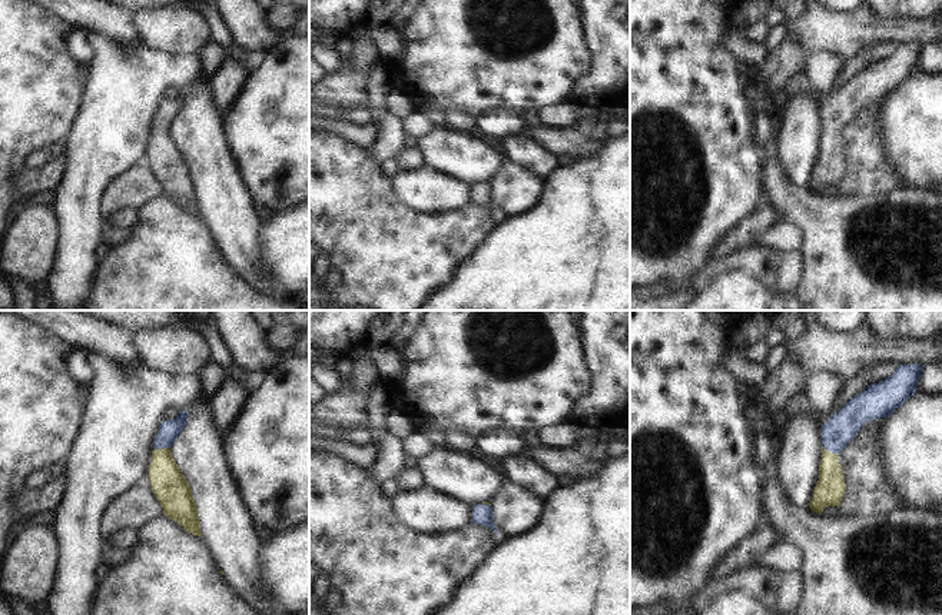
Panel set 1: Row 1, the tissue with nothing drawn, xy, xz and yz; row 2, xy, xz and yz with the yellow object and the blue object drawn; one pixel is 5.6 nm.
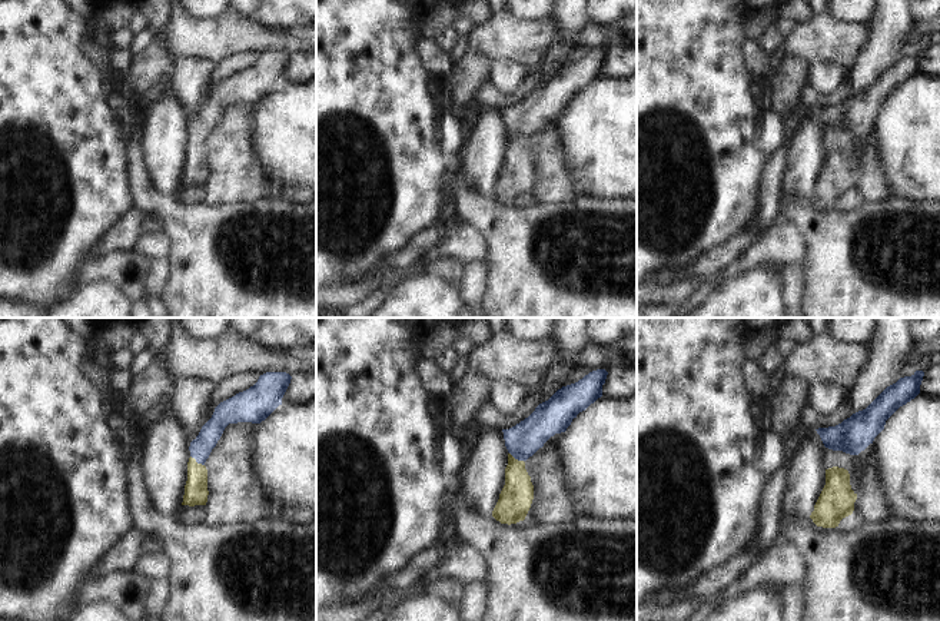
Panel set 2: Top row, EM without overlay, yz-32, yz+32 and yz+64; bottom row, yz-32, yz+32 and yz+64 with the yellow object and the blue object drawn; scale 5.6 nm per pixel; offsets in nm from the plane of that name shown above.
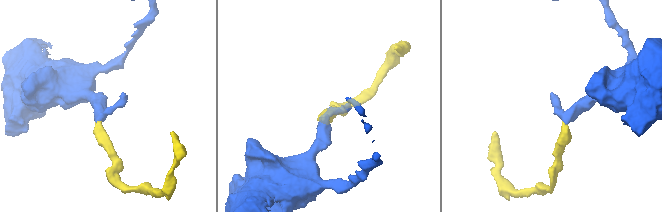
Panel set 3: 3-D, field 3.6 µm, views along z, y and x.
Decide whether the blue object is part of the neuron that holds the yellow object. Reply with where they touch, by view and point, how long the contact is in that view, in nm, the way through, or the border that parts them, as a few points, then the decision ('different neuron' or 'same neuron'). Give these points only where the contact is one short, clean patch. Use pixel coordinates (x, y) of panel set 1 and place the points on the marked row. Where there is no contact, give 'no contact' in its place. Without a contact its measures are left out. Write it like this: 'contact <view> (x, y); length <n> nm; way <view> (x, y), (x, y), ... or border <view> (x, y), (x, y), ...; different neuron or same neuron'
contact yz (831, 452); length 110 nm; way yz (829, 489), (831, 452), (835, 435), (842, 426); same neuron

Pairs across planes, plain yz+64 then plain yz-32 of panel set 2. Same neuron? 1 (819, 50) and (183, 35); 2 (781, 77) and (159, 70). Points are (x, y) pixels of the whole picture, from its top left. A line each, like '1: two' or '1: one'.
1: one
2: one

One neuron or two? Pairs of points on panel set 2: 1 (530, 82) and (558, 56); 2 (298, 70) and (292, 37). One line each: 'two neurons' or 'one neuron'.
1: two neurons
2: two neurons

